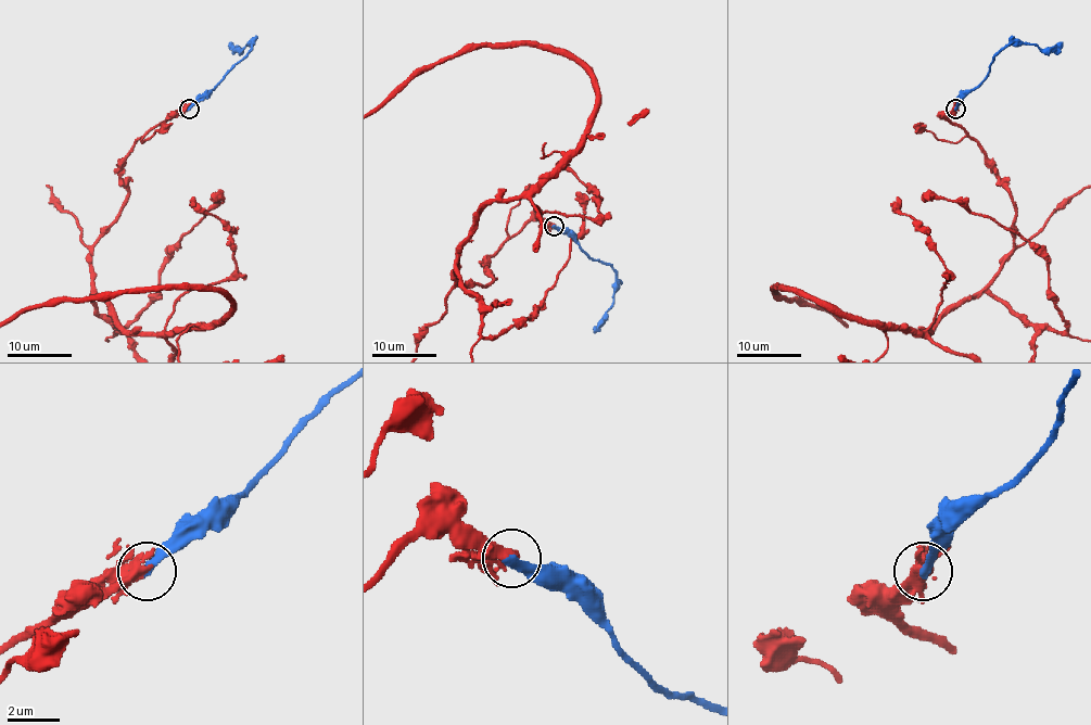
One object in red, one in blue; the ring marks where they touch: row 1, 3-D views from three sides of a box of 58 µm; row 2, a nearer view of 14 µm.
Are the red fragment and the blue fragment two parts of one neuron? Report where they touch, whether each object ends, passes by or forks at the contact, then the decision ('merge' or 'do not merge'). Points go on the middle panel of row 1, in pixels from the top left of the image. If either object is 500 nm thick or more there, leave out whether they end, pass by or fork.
(554, 226) | red passes by | blue ends | merge

